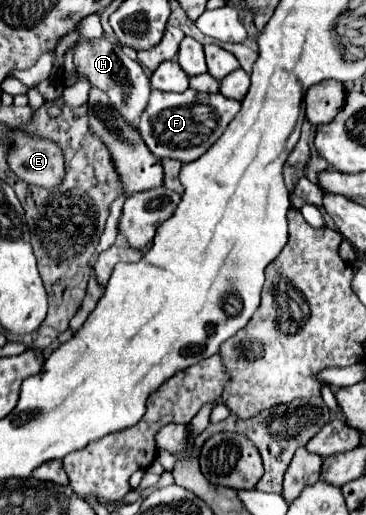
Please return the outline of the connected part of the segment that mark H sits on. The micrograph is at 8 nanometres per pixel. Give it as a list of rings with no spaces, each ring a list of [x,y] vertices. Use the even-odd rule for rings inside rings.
[[[79,38],[75,44],[75,68],[81,76],[89,80],[91,86],[103,90],[109,96],[119,116],[123,116],[133,128],[137,128],[139,118],[143,116],[149,102],[149,94],[151,94],[151,82],[145,76],[139,62],[131,60],[119,46],[111,44],[105,38],[99,38],[99,40]]]

